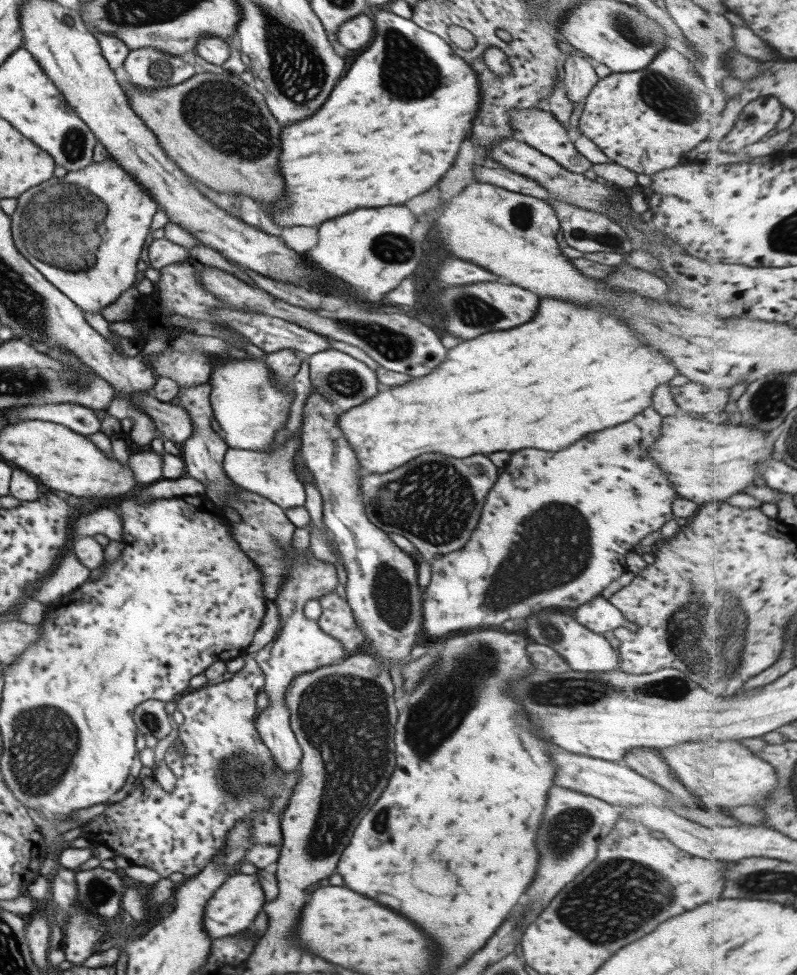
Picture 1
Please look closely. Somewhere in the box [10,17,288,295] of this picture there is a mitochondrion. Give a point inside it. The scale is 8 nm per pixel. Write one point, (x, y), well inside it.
(65, 226)

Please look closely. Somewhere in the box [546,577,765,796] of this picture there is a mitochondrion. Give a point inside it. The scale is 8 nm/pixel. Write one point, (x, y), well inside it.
(693, 631)

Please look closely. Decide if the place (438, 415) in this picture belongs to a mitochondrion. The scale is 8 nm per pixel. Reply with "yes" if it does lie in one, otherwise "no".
no

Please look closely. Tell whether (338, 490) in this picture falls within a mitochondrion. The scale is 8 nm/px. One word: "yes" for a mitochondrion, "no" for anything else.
no

